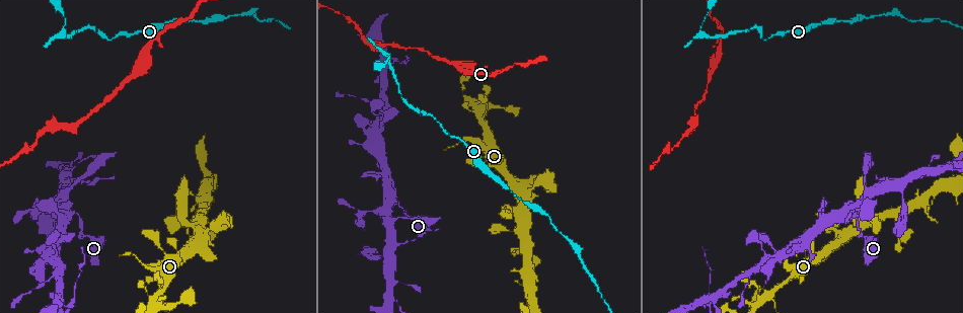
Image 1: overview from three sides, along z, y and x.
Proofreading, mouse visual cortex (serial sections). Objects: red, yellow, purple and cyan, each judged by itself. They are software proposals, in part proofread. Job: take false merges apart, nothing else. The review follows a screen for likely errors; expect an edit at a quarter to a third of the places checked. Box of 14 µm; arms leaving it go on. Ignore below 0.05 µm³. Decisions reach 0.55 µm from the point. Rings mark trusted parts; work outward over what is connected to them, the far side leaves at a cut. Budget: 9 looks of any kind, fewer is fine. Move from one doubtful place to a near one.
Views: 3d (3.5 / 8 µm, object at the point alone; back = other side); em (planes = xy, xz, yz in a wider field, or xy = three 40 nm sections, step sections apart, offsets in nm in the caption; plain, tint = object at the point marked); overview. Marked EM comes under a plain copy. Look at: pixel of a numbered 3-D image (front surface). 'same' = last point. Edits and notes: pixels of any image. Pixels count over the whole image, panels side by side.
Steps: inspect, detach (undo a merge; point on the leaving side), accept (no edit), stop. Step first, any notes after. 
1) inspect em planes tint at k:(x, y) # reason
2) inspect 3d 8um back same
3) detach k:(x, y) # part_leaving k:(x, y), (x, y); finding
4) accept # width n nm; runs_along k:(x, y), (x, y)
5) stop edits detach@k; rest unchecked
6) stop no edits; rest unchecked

inspect 3d 3.5um at 1:(861, 209) # thick turns thin

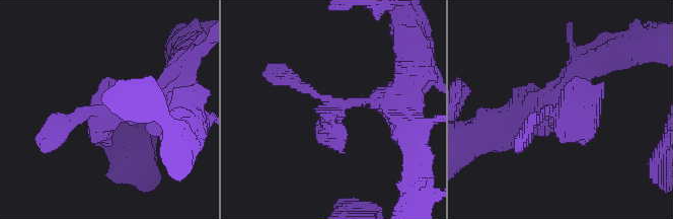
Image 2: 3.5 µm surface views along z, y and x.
inspect em xy step 5 tint at 2:(336, 107) # shape alone is not enough

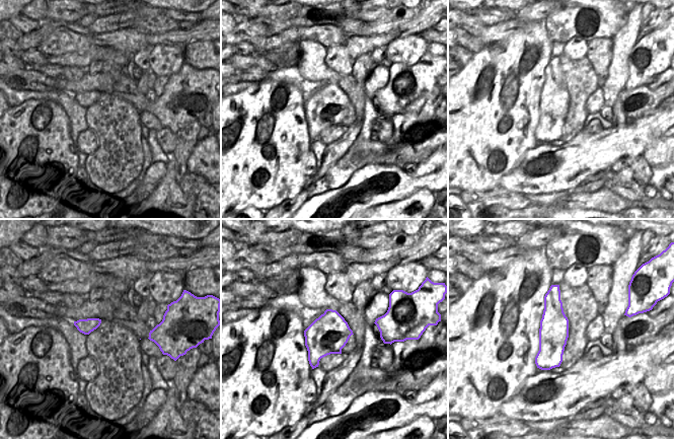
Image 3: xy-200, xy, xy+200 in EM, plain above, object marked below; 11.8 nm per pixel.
accept # runs_along 3:(556, 292), (551, 350), (543, 367); all the same cell

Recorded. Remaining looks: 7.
inspect 3d 3.5um at 1:(61, 182) # a narrow waist

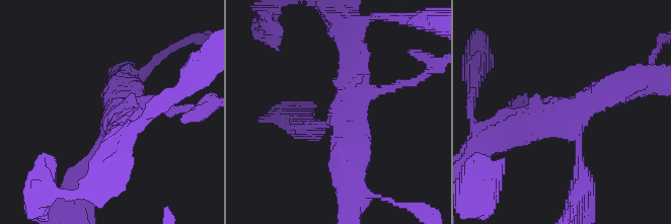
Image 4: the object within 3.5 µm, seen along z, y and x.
inspect em xy step 2 tint at 4:(566, 119) # arms 4; arm_widths 150, 150, 400, 400 nm

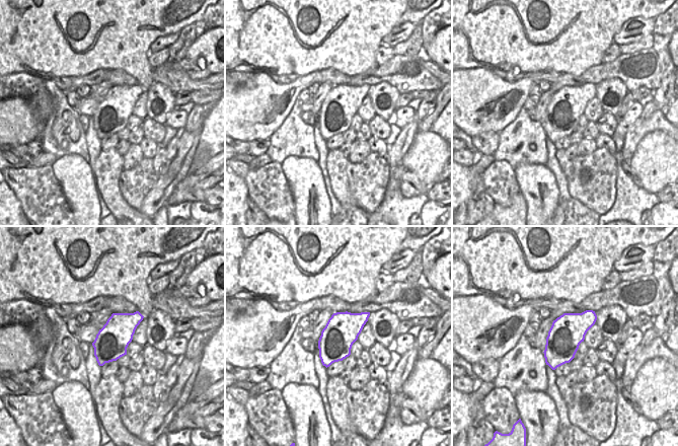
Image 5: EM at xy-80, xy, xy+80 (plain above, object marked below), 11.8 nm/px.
accept # runs_along 4:(504, 131), (566, 119), (623, 84); one cell here

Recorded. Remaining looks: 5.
inspect 3d 3.5um at 1:(64, 20) # a narrow waist

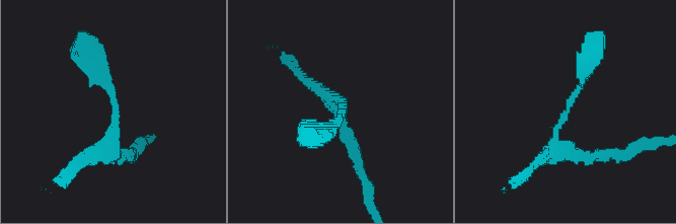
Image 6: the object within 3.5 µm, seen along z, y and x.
inspect em xy step 5 tint at 6:(342, 108) # arm_widths 200, 200 nm; need the tissue

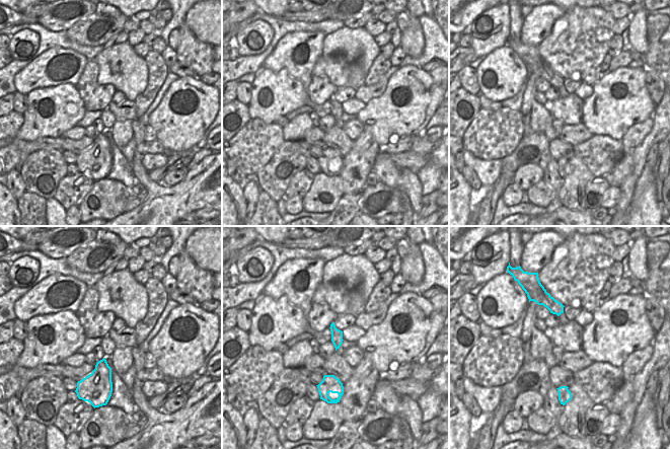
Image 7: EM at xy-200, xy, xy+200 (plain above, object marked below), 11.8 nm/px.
accept # runs_along 6:(120, 157), (114, 92), (86, 58); continuous, no second cell

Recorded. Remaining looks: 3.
inspect 3d 8um at 1:(61, 301) # three-way junction

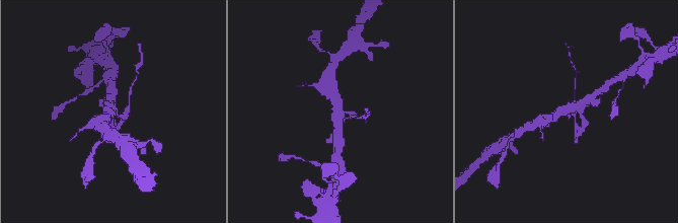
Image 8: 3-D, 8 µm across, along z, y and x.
inspect em xy step 1 tint at 8:(111, 108)

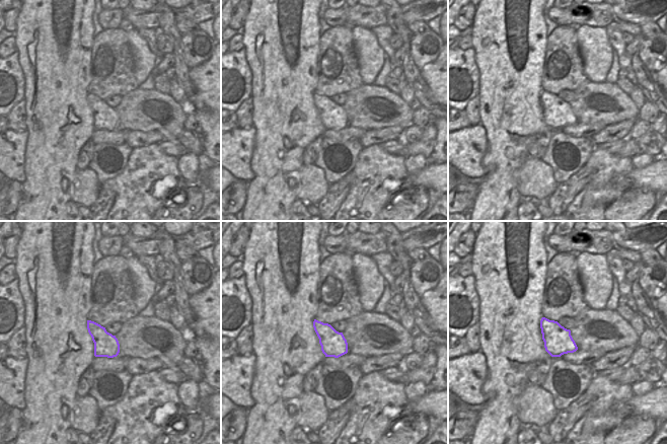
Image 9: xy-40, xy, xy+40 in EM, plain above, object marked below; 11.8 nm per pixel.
detach 8:(130, 92) # part_leaving 8:(120, 116), (130, 107), (131, 86), (135, 81); two cells meet here

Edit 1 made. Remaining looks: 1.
stop edits detach@8; rest unchecked

